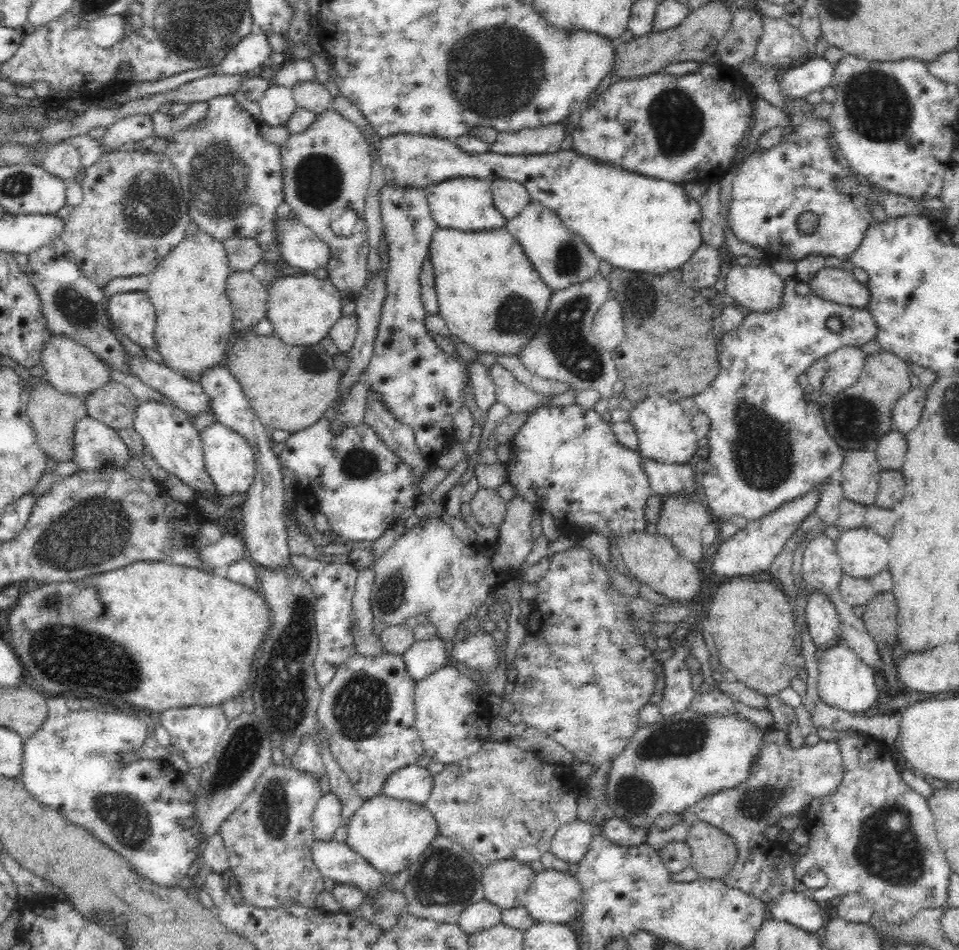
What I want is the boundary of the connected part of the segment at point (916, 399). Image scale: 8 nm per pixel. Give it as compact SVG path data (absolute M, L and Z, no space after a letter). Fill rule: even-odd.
M911 388L895 404L892 412L892 428L902 434L910 432L920 420L920 412L924 406L924 388Z

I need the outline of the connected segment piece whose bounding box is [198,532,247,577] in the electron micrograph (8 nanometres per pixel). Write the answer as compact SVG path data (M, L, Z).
M224 532L216 544L198 547L198 551L204 563L211 566L212 571L221 577L227 576L227 570L232 563L246 559L247 553L244 540L229 532Z

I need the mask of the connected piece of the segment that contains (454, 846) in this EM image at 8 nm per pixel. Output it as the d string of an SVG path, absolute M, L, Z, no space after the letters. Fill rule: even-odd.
M436 834L418 860L408 868L409 879L402 890L407 898L406 910L416 918L457 923L462 910L485 898L481 881L483 868L459 842Z

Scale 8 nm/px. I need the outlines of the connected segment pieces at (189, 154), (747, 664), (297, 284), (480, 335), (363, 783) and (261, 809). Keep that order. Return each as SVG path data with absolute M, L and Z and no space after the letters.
M226 94L222 96L214 96L207 100L208 108L206 114L200 120L194 124L190 124L185 127L184 130L178 131L174 134L173 138L168 137L167 148L162 152L162 155L166 157L166 160L172 163L172 166L178 169L178 180L180 180L180 190L182 191L182 197L188 205L188 215L190 215L190 223L194 223L197 226L197 230L210 235L212 238L221 241L224 238L246 237L252 238L269 227L274 221L276 207L284 201L282 192L282 169L280 169L280 151L276 143L272 141L266 141L262 137L260 123L255 119L246 109L242 109L236 102L233 95Z
M733 580L718 586L712 604L709 604L706 625L718 652L718 662L726 671L732 670L747 688L763 695L777 695L780 690L791 686L799 665L794 647L796 628L790 608L792 602L773 580Z
M311 274L282 275L266 287L266 296L265 316L272 325L273 333L290 346L318 344L341 317L342 300L338 289L328 279L318 280Z
M437 226L430 238L427 258L435 275L439 315L452 336L480 352L518 354L540 324L553 290L541 280L521 244L507 227L464 231Z
M356 653L344 661L334 678L321 690L317 708L318 724L325 728L329 747L342 770L350 777L356 790L365 799L380 795L382 782L404 766L415 764L424 745L414 728L415 681L406 673L406 665L401 655L386 653L377 657L366 657Z
M288 763L272 764L262 771L244 802L220 824L219 830L230 859L229 871L238 880L241 896L247 903L274 908L295 900L301 902L302 906L315 906L316 897L325 889L325 878L310 857L314 838L312 814L322 795L320 783L313 774L298 770Z

